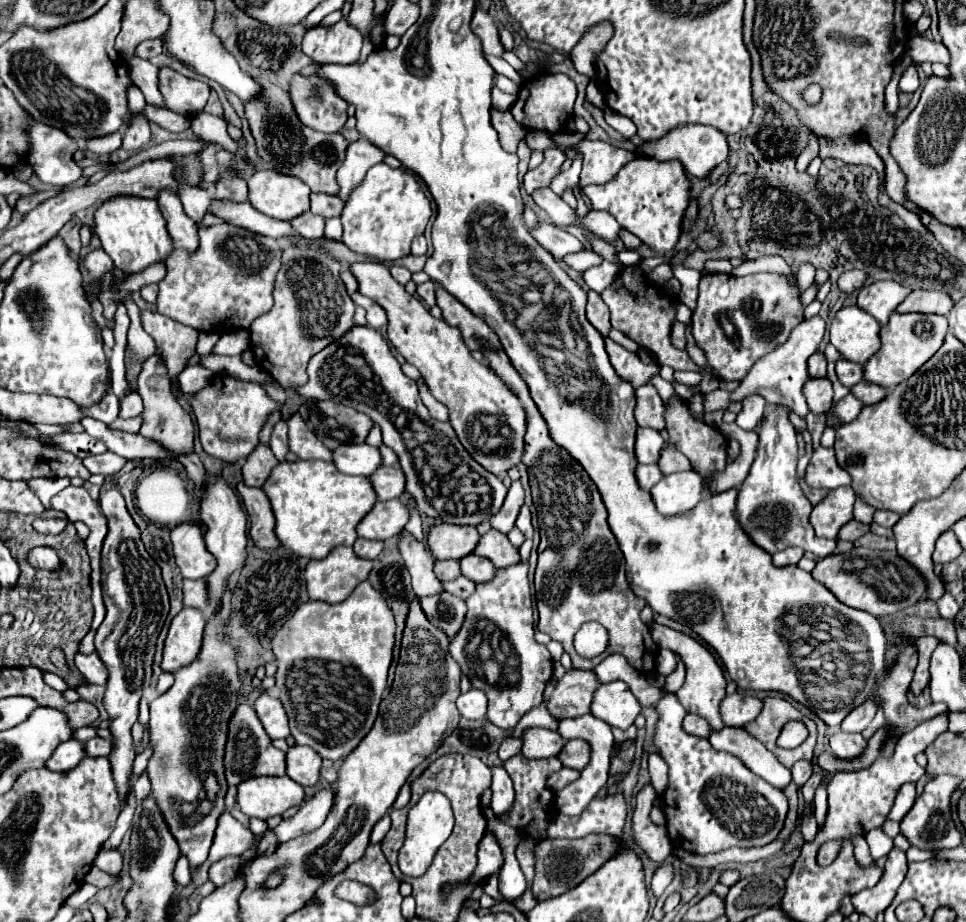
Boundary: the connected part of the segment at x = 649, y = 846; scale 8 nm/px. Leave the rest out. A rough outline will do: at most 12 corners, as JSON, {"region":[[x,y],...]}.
{"region":[[644,786],[634,808],[634,838],[660,862],[674,846],[666,826],[650,820],[656,790]]}

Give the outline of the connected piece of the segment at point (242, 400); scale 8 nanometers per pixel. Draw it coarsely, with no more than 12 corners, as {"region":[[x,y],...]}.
{"region":[[226,374],[192,408],[202,448],[228,464],[248,458],[282,408],[260,384]]}

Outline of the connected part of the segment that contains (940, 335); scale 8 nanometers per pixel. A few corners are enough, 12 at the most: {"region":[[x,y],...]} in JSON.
{"region":[[898,314],[864,378],[884,388],[908,380],[938,352],[948,320]]}

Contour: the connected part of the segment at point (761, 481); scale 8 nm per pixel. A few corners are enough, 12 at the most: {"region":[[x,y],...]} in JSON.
{"region":[[768,406],[734,516],[768,554],[820,558],[790,408]]}

